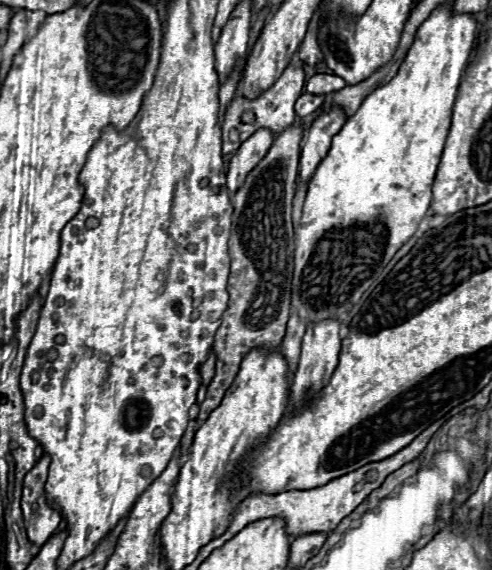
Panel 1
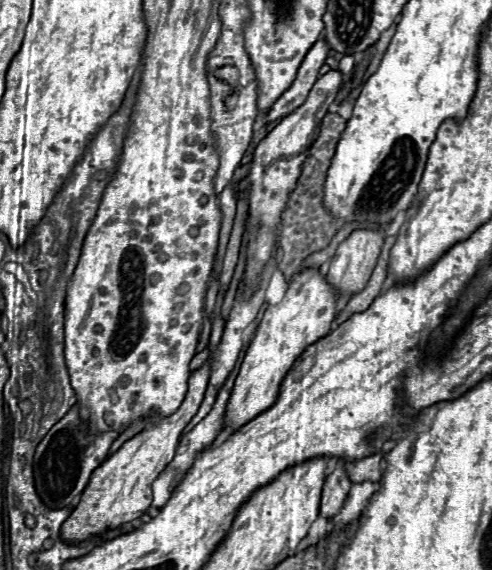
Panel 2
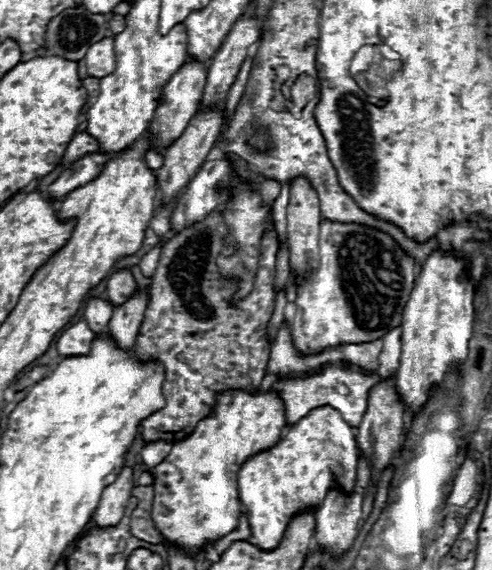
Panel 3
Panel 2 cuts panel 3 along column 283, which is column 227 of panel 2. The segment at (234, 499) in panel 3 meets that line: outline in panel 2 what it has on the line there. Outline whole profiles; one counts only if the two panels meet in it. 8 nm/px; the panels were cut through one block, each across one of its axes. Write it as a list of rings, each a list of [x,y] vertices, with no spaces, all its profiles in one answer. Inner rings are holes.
[[[308,268],[300,272],[290,284],[284,300],[268,308],[264,312],[262,322],[258,324],[256,336],[250,348],[246,350],[238,378],[230,392],[230,400],[226,404],[224,428],[236,432],[240,424],[248,424],[248,420],[264,412],[264,408],[272,408],[272,400],[276,400],[276,392],[280,392],[280,380],[284,380],[284,372],[292,368],[292,364],[300,358],[304,348],[308,348],[310,344],[314,344],[330,332],[334,312],[336,292],[324,280],[320,270]]]

